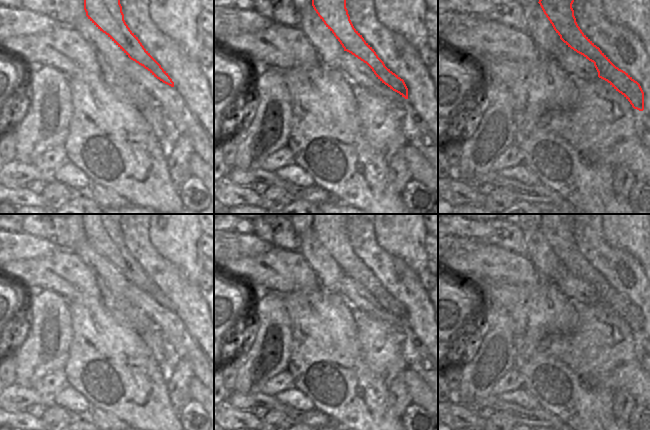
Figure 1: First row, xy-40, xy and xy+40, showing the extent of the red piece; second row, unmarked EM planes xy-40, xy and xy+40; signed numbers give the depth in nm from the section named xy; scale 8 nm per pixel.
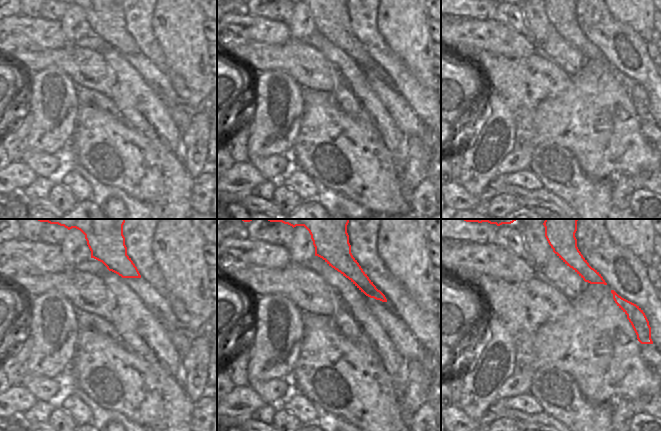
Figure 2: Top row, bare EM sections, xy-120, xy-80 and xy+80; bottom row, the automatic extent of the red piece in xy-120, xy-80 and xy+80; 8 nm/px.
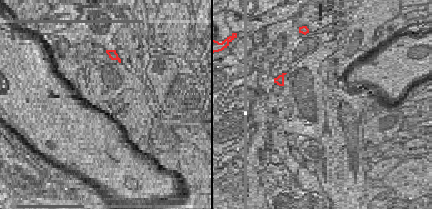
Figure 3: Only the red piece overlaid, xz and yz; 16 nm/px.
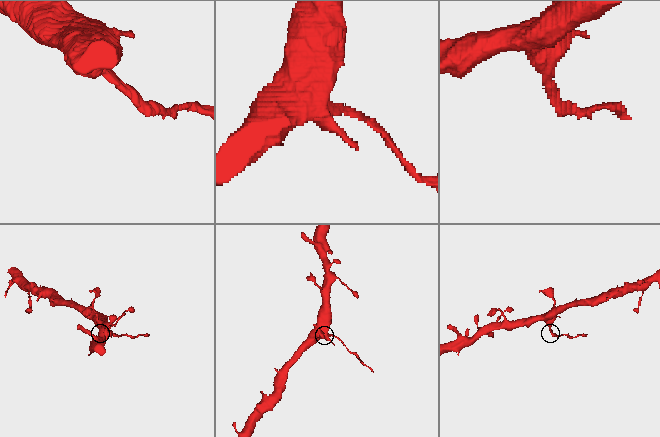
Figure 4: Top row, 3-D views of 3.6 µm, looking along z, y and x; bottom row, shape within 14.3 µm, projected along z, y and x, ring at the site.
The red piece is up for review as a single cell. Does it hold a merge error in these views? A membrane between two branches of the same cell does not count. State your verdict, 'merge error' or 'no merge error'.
merge error

